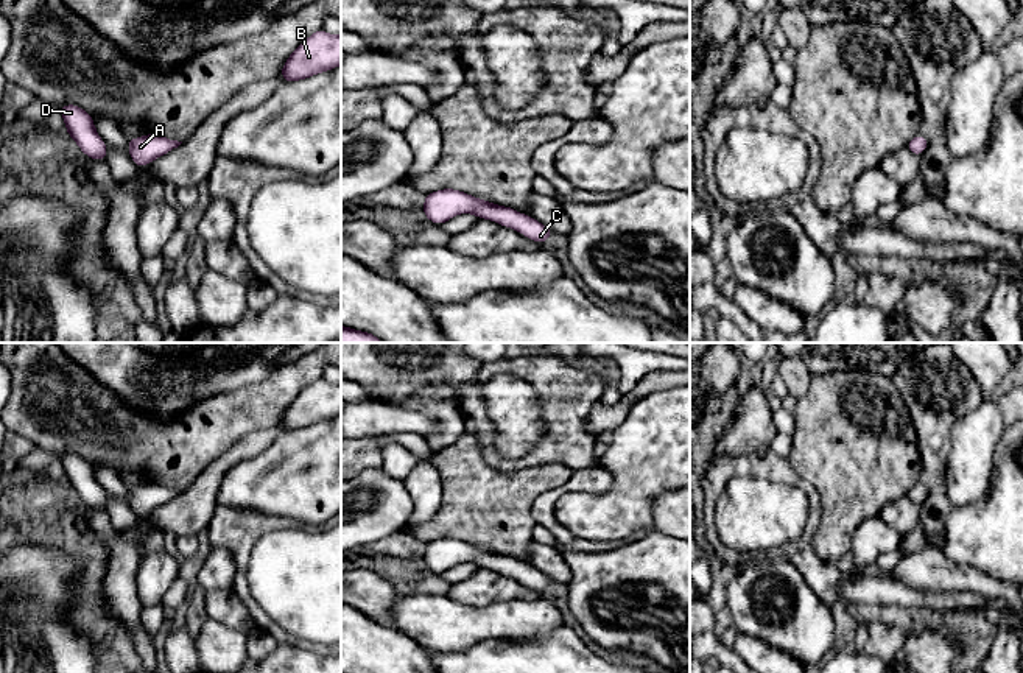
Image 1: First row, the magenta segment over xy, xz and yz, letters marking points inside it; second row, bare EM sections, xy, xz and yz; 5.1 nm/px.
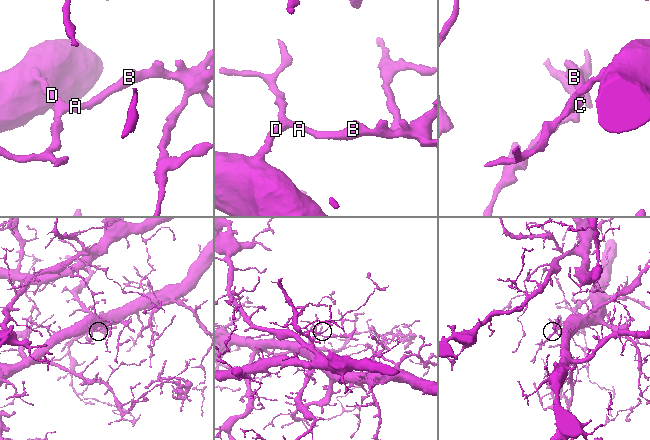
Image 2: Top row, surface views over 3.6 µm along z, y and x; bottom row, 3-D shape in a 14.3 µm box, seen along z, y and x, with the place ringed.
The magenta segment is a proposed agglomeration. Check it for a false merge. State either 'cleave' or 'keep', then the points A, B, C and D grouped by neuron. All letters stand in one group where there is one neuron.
keep; A B C D

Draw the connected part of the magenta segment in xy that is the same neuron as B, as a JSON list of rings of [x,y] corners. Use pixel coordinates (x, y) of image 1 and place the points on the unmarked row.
[[[318,379],[288,405],[280,424],[287,432],[294,432],[338,414],[341,414],[341,383]]]

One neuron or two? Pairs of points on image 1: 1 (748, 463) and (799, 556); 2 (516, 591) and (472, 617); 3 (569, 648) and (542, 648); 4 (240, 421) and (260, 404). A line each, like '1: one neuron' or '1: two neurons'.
1: one neuron
2: two neurons
3: one neuron
4: one neuron

